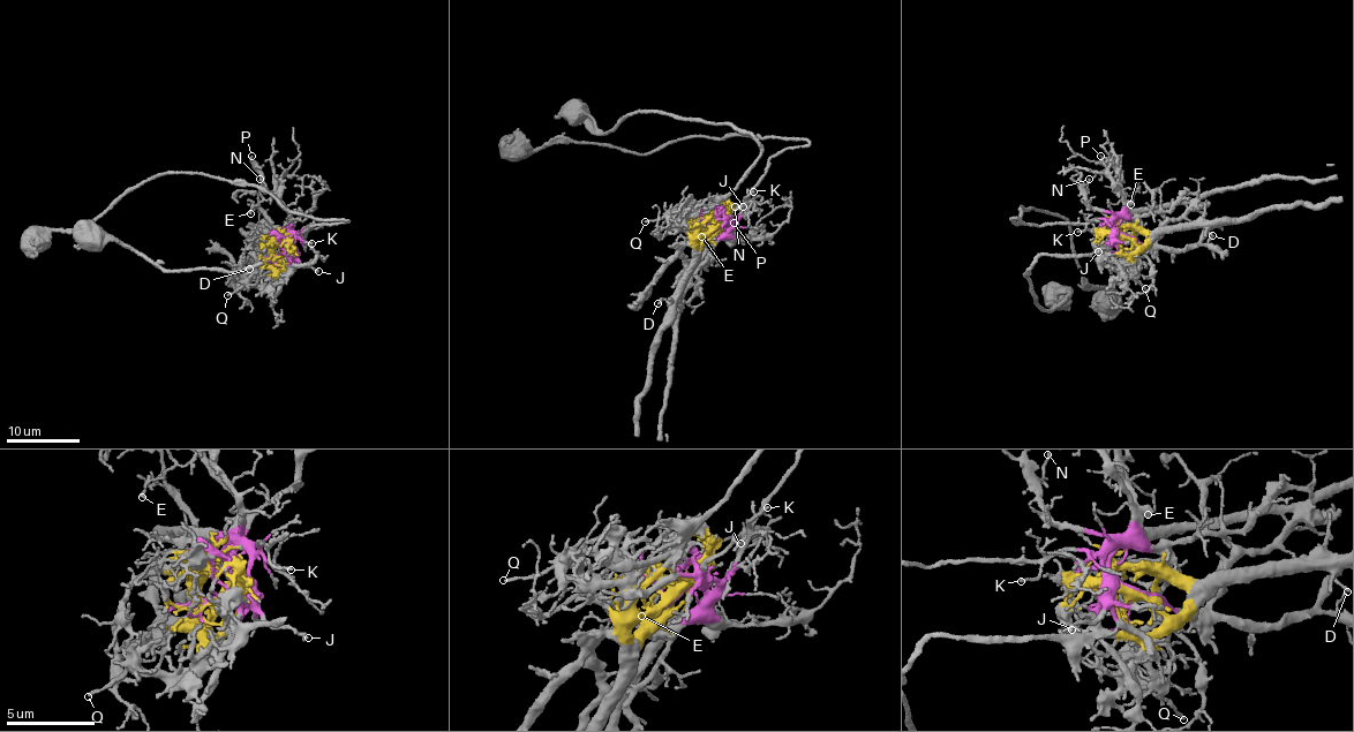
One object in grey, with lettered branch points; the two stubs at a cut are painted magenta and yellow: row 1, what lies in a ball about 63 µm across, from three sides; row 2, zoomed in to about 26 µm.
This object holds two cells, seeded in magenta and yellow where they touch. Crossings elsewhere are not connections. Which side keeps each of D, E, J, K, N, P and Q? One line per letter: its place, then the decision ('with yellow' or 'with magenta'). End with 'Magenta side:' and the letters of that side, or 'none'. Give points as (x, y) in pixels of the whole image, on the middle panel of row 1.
D: (657, 303) | with yellow
E: (701, 236) | with magenta
J: (743, 206) | with magenta
K: (753, 191) | with magenta
N: (735, 206) | with magenta
P: (734, 223) | with magenta
Q: (645, 221) | with yellow
Magenta side: E, J, K, N, P

